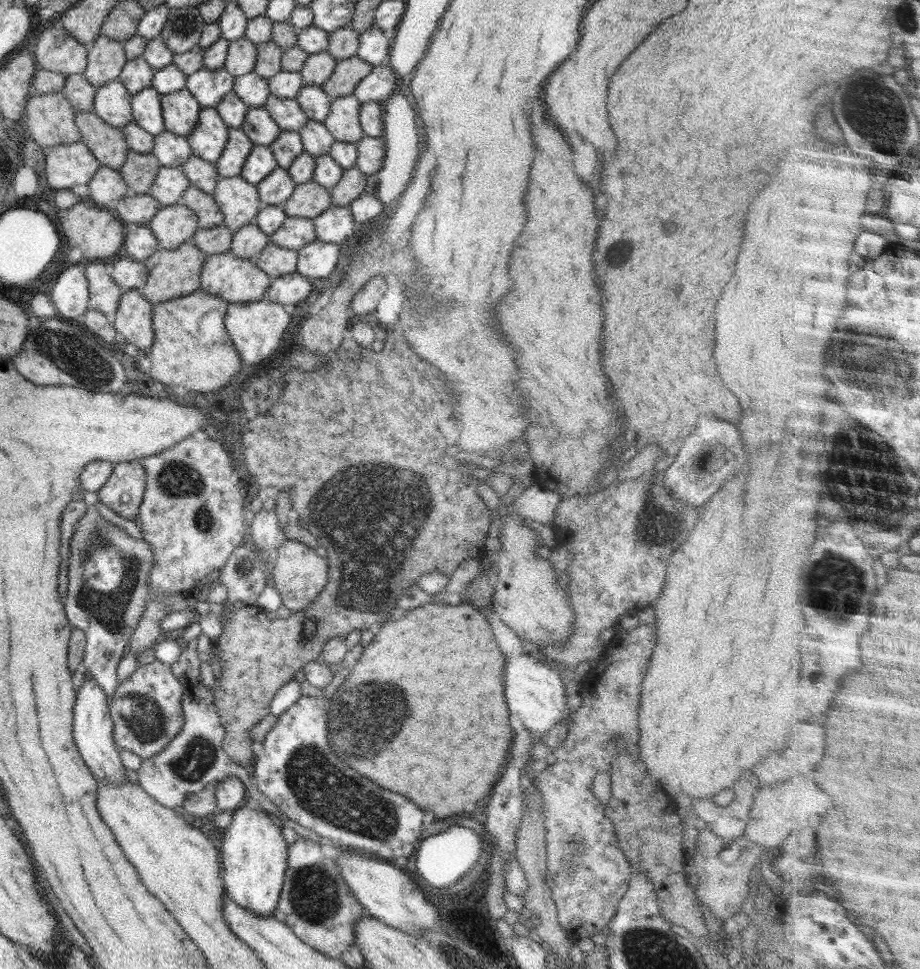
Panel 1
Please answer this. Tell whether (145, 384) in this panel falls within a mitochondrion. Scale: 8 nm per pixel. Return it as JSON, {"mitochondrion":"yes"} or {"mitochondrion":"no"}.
{"mitochondrion":"no"}

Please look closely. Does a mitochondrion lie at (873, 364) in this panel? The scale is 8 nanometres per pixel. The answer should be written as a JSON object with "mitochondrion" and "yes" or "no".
{"mitochondrion":"yes"}

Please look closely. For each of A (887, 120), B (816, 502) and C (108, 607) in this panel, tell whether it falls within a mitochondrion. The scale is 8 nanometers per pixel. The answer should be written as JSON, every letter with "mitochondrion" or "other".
{"A":"mitochondrion","B":"other","C":"mitochondrion"}

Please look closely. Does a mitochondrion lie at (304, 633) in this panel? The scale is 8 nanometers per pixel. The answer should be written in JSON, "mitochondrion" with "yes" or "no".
{"mitochondrion":"yes"}

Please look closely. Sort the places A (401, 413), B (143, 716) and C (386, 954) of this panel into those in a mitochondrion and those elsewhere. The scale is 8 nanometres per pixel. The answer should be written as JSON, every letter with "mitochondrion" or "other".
{"A":"other","B":"mitochondrion","C":"other"}

